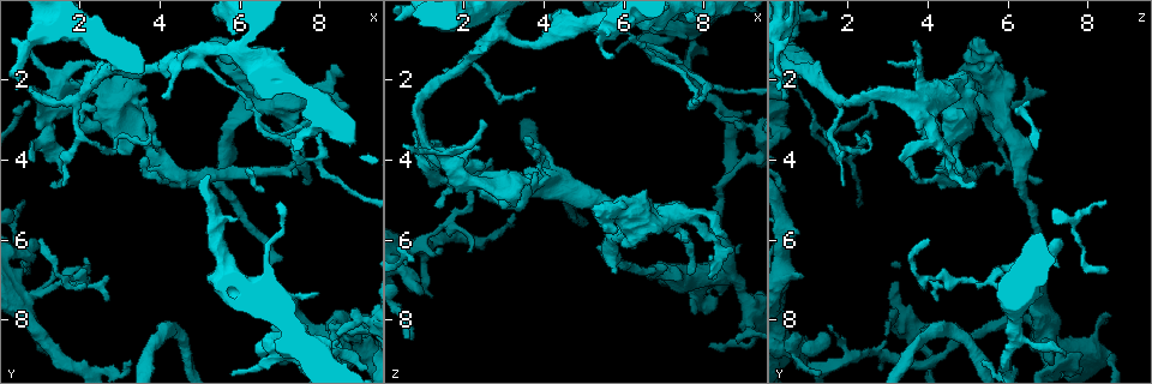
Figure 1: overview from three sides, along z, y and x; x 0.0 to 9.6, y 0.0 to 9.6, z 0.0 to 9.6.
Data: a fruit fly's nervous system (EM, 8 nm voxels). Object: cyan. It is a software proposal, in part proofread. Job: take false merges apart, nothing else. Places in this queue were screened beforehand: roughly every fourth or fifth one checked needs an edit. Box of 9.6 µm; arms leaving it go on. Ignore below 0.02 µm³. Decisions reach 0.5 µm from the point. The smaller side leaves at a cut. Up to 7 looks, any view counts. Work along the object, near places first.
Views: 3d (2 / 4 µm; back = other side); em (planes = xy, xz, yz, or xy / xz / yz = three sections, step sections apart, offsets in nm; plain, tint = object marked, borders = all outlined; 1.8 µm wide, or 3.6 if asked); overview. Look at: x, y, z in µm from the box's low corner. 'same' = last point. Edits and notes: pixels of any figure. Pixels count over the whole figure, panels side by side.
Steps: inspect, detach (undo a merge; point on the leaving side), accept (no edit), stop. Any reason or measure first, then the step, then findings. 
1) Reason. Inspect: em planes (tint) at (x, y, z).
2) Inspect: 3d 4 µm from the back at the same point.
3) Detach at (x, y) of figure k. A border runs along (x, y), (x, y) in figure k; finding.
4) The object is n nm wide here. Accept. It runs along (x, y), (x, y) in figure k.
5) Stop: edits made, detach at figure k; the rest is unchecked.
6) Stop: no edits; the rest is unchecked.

Touches itself. Inspect: em 3.6 µm xz step 8 (plain) at (7.80, 8.95, 7.50).

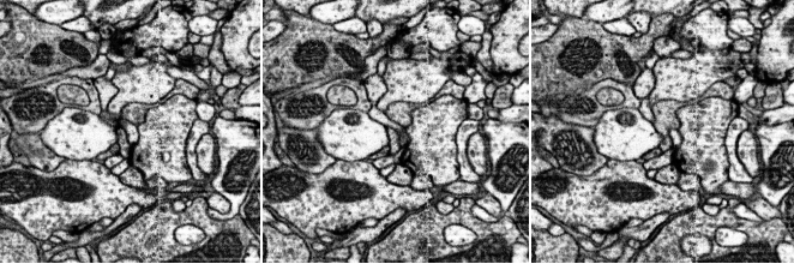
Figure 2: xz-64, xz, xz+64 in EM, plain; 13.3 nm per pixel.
With the object marked. Inspect: em 3.6 µm xz step 8 (tint) at the same point.

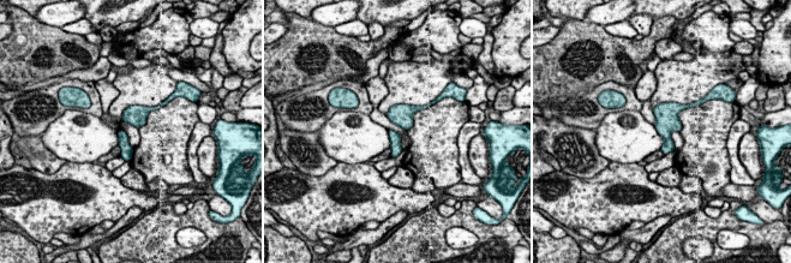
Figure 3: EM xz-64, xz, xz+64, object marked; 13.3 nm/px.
The object is 130 nm wide here. Accept. All the same neuron.

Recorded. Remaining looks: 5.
Three-way junction. Inspect: 3d 2 µm at (9.05, 8.05, 3.10).

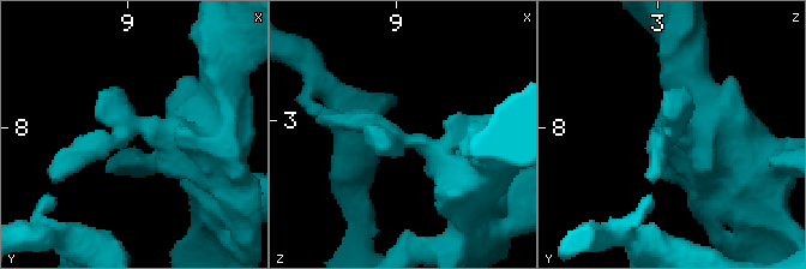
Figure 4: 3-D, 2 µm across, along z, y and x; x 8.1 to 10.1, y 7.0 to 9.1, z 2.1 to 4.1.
3 arms meet here. Inspect: em planes (tint) at (9.06, 7.98, 3.12).

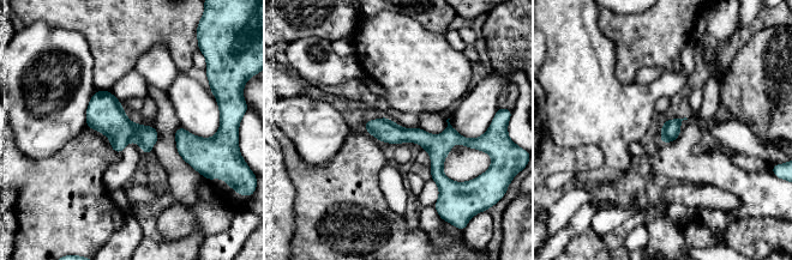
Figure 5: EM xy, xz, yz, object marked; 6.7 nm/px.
Accept. It runs along (367, 124), (469, 144) in figure 5; one neuron here.

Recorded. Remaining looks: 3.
Side arm on a straight run. Inspect: 3d 4 µm at (6.40, 3.05, 1.10).

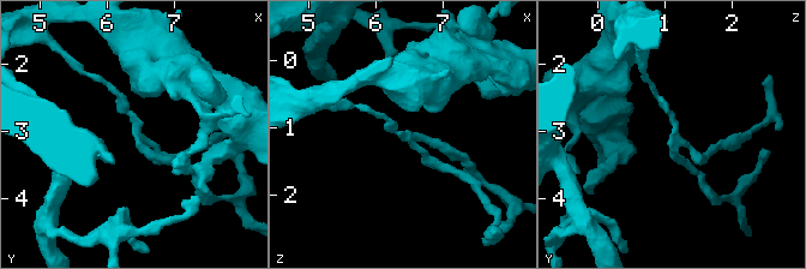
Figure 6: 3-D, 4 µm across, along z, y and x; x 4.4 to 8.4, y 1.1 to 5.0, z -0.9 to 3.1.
3 arms meet here; shape alone is not enough. Inspect: em planes (tint) at (6.35, 3.00, 1.15).

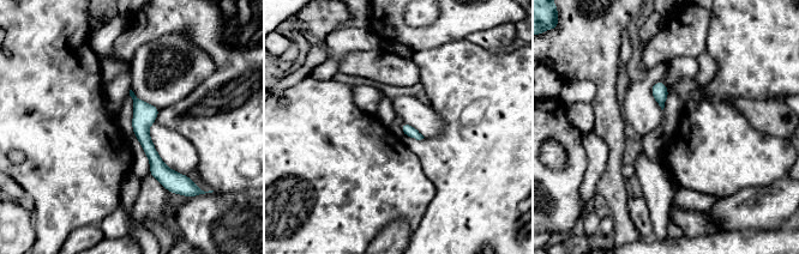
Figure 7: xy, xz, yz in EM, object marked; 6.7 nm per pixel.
Accept. Continuous, no second neuron.

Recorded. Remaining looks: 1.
Stop: no edits; the rest is unchecked.

